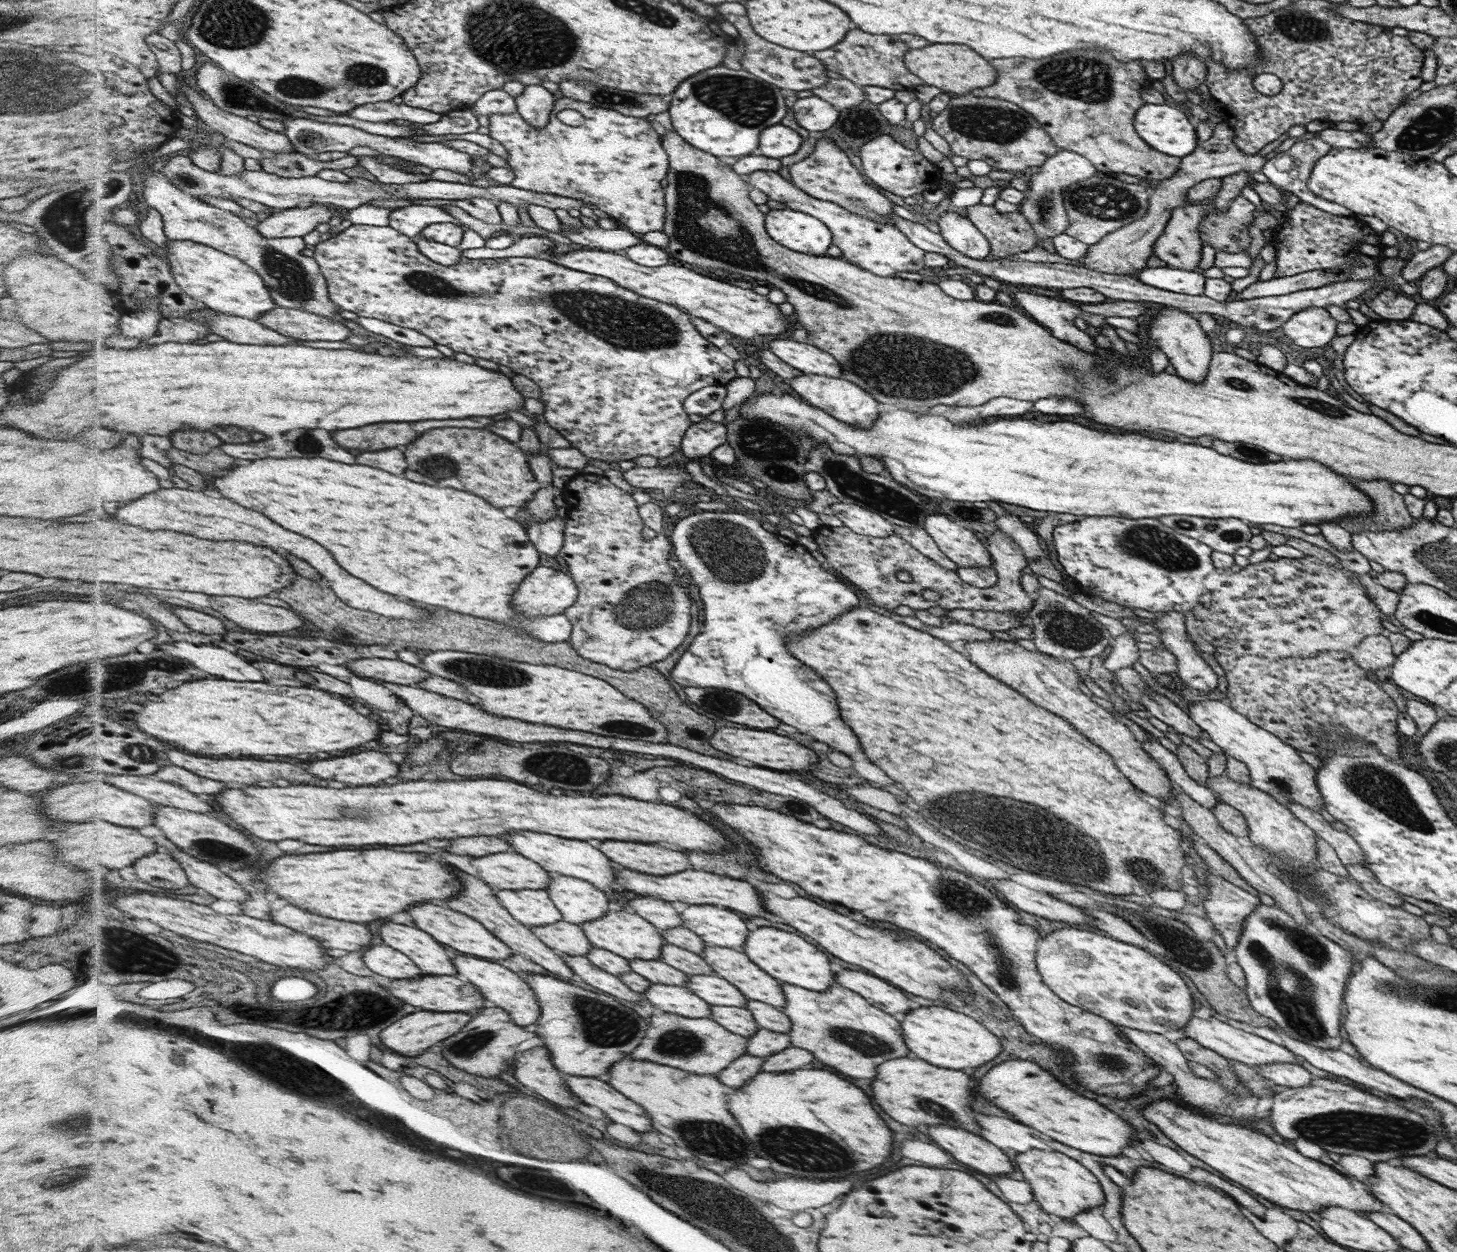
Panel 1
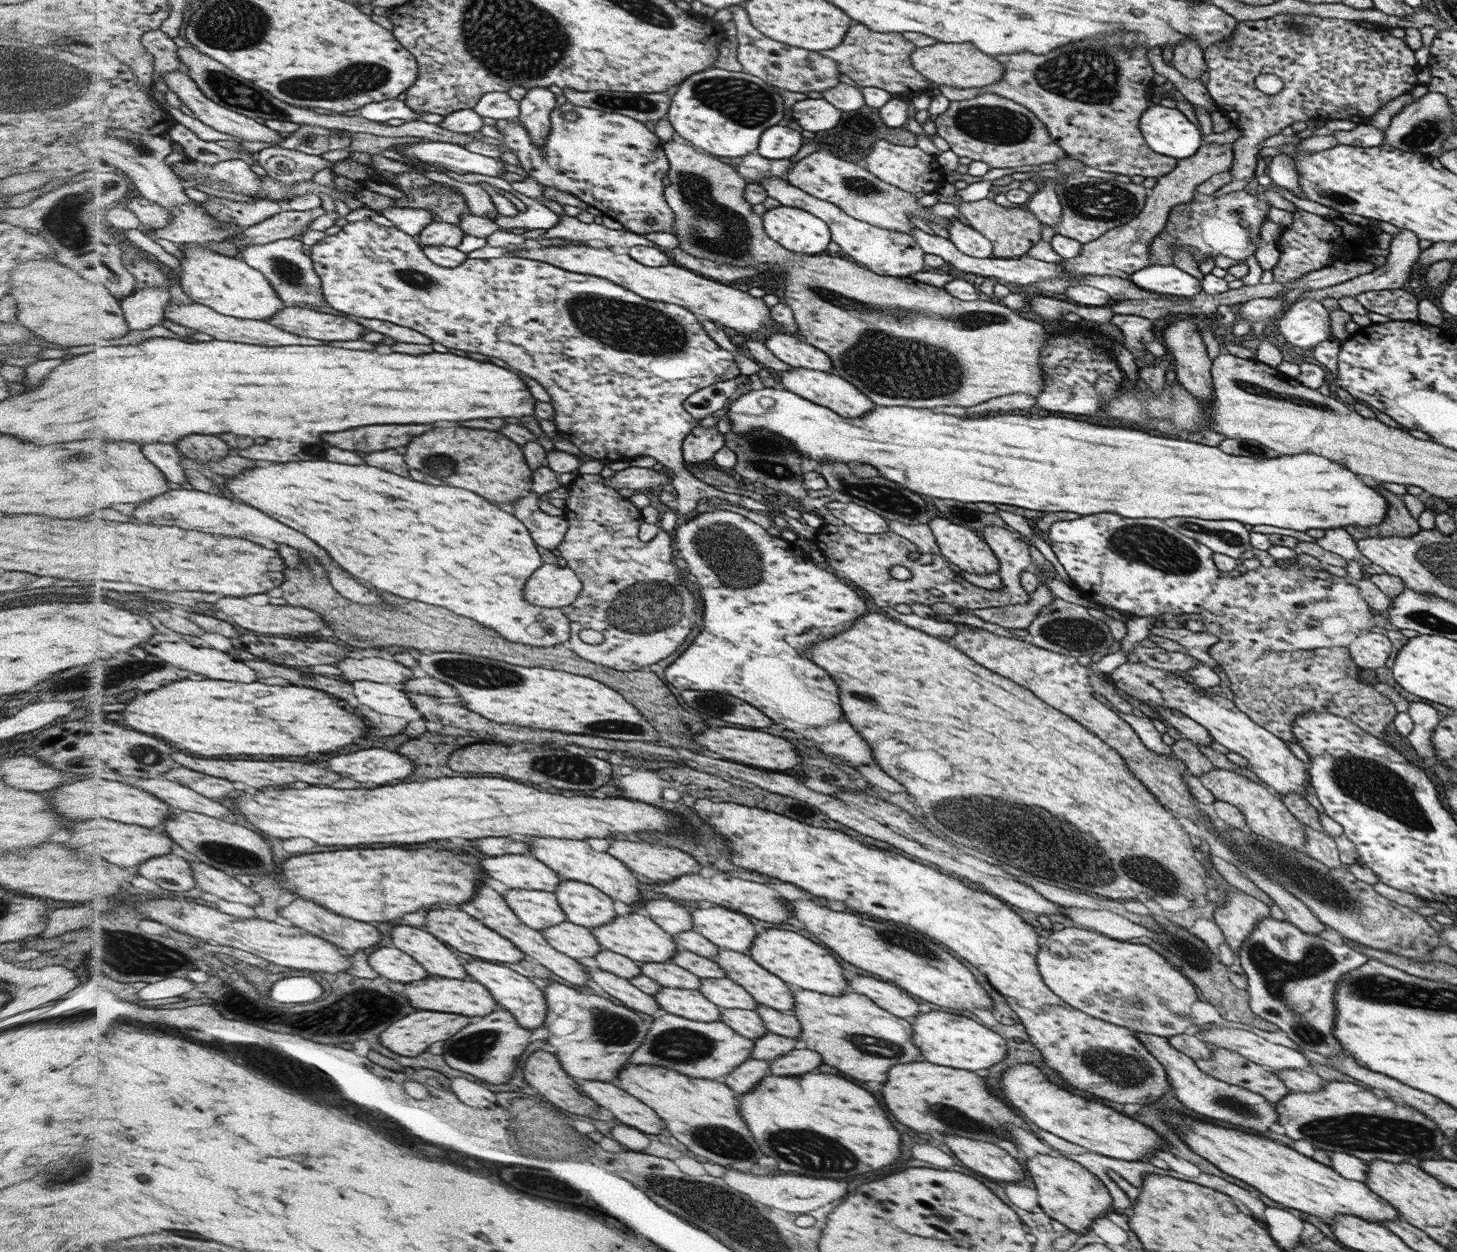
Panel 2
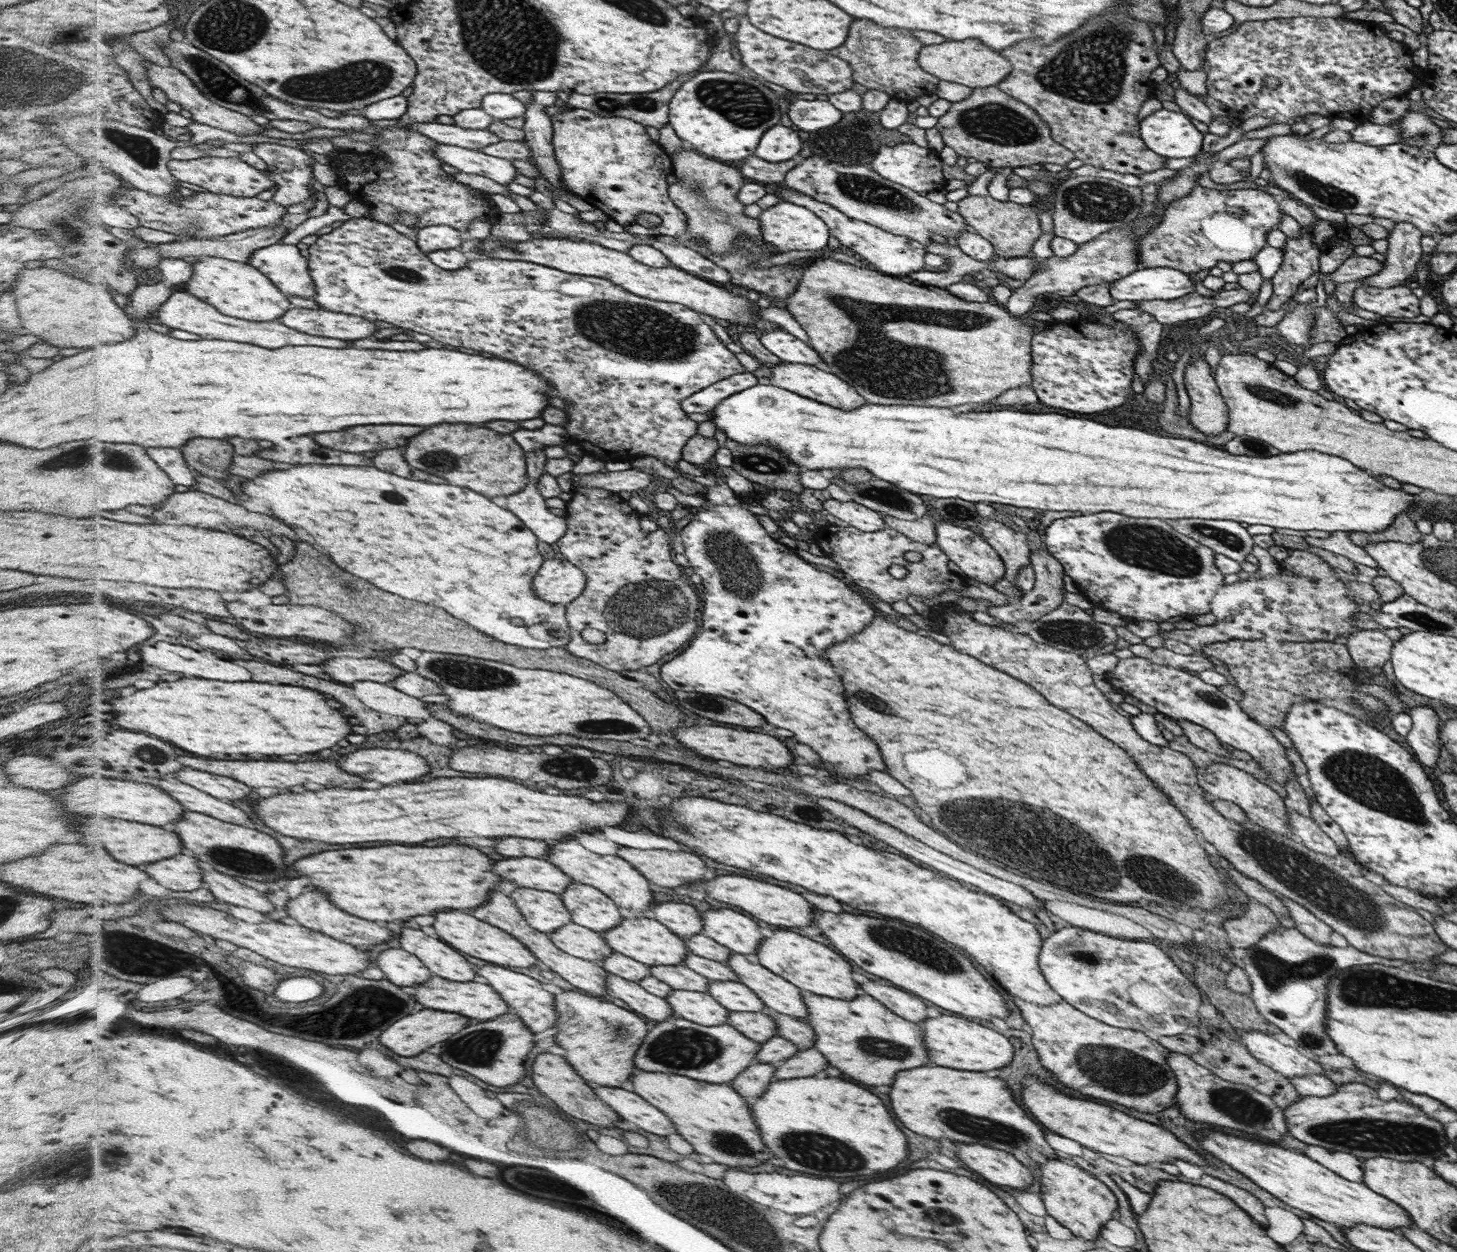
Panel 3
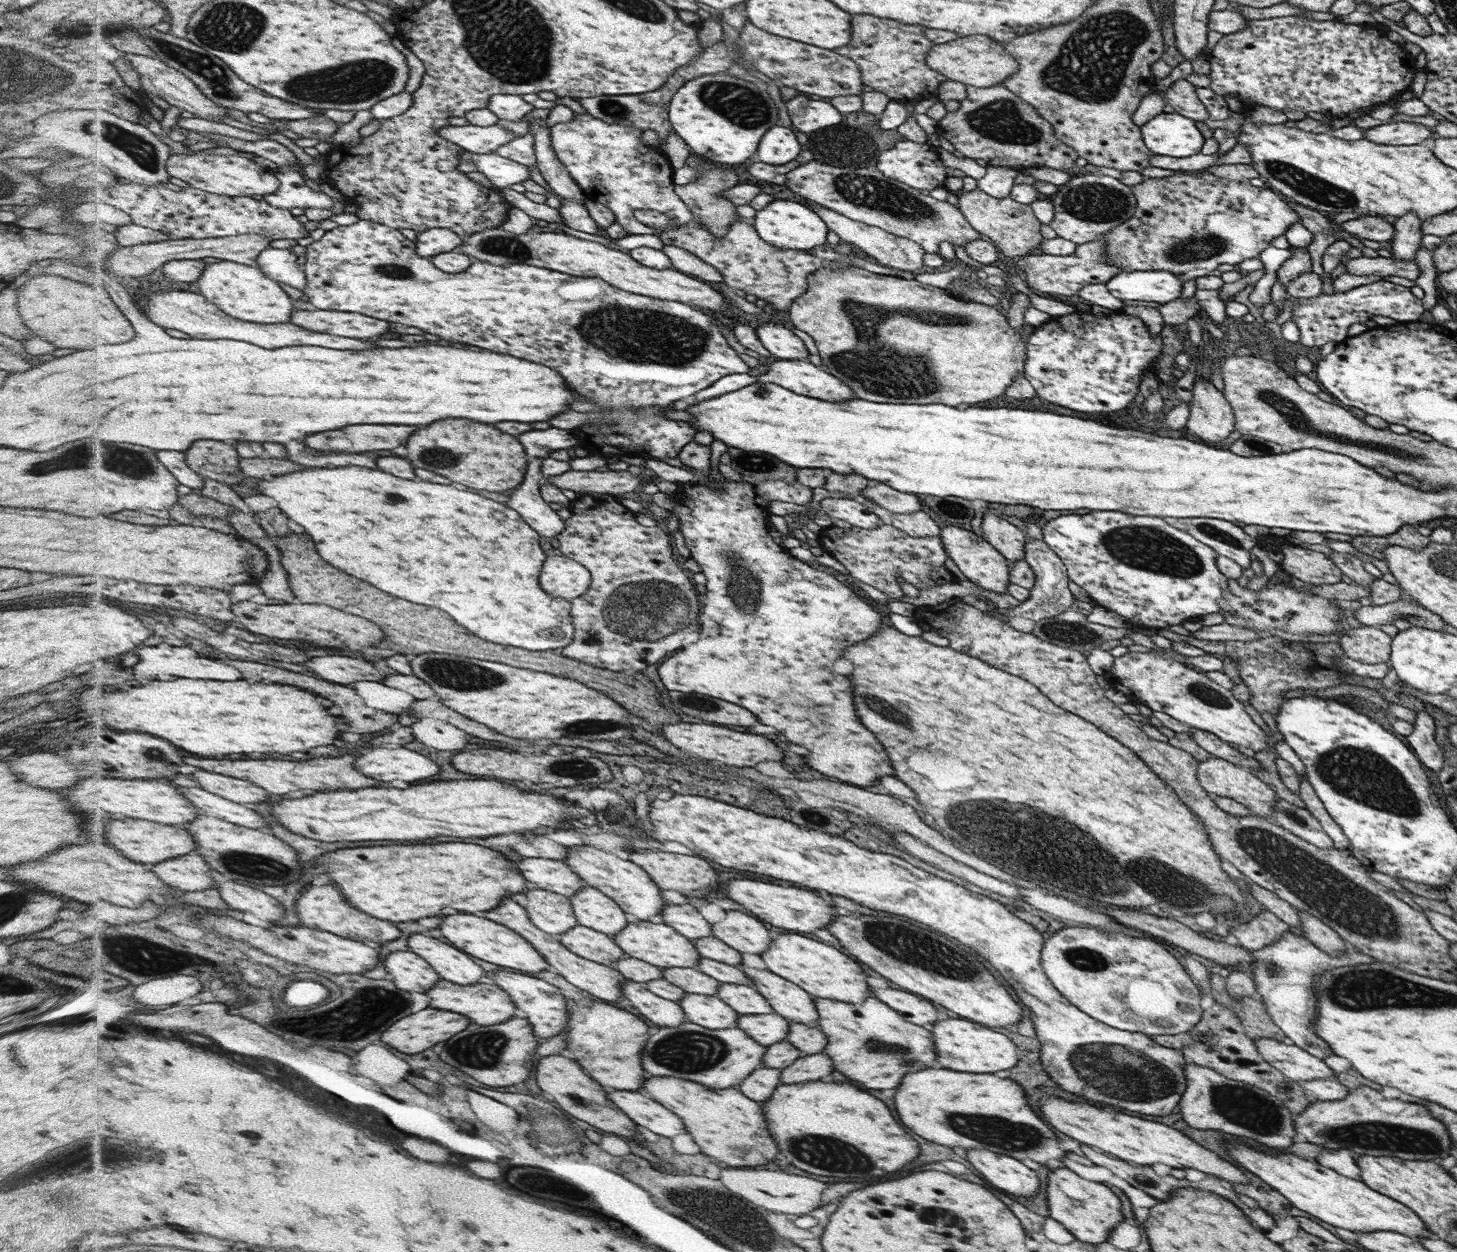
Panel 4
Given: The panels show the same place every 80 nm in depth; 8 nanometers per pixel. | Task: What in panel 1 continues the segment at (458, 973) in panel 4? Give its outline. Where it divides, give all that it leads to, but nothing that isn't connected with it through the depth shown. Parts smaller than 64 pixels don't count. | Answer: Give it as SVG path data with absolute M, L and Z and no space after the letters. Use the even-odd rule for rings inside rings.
M388 921L380 926L382 944L402 952L411 958L424 975L448 975L458 973L458 967L450 962L448 952L427 931Z

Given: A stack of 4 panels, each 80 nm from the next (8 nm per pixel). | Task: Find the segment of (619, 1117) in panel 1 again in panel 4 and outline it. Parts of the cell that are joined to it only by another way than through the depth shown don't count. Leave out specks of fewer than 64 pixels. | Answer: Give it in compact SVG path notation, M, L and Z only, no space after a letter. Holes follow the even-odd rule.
M610 1090L608 1098L635 1124L647 1128L654 1134L672 1138L687 1132L679 1115L672 1114L671 1110L666 1110L658 1102L646 1098L644 1094L628 1090Z

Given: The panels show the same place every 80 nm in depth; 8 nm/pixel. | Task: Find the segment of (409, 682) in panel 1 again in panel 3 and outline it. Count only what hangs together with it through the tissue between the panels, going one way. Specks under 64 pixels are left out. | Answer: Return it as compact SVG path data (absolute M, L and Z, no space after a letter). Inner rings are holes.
M334 657L327 662L323 662L334 680L342 684L352 684L358 681L372 681L382 684L391 683L405 673L405 670L395 667L389 660L379 657L354 658L354 657Z

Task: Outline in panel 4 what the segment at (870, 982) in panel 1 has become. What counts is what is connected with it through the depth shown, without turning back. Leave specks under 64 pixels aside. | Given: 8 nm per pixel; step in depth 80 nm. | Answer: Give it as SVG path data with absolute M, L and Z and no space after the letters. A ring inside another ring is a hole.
M890 985L888 988L872 989L873 996L880 999L880 1002L887 1003L892 1010L898 1011L908 1022L930 1027L938 1018L936 1007L933 1002L917 994L909 993L903 989Z

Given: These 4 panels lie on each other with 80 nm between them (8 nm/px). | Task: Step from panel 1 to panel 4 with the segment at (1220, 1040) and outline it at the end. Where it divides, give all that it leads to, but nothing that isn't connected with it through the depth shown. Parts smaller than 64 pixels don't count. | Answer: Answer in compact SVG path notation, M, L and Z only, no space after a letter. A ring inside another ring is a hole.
M1264 1037L1254 1041L1260 1056L1292 1080L1300 1082L1336 1078L1336 1072L1324 1063L1324 1059L1312 1056L1299 1046L1286 1045L1282 1041Z

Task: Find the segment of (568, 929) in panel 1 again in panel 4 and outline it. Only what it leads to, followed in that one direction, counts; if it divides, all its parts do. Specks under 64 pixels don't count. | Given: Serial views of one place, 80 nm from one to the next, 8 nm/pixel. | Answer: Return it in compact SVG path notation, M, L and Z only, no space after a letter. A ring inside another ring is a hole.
M580 924L559 935L559 940L576 955L600 964L610 965L627 957L612 936Z

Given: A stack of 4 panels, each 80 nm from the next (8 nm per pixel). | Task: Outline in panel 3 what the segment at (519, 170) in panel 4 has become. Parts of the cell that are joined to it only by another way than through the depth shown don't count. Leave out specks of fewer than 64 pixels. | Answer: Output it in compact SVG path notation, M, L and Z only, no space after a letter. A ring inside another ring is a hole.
M440 145L435 150L436 157L443 159L448 166L454 166L458 172L466 174L480 174L491 178L498 184L508 186L512 184L516 174L516 167L512 161L504 158L496 158L484 154L479 150L470 150L459 146Z

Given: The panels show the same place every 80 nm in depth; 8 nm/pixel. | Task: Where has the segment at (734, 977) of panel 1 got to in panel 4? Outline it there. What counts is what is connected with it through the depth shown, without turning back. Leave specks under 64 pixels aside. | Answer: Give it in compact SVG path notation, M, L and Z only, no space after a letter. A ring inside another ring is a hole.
M741 964L753 986L768 1002L776 1014L789 1022L819 1026L819 1011L815 1007L814 998L803 987L774 972L760 970Z

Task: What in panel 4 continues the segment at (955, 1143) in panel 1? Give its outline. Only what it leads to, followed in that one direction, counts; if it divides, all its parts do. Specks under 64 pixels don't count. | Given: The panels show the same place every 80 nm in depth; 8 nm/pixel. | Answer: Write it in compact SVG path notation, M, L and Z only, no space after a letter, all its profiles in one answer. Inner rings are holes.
M970 1149L966 1154L968 1162L996 1188L1006 1194L1032 1199L1040 1188L1040 1178L1020 1160L1005 1154L994 1154L990 1150Z

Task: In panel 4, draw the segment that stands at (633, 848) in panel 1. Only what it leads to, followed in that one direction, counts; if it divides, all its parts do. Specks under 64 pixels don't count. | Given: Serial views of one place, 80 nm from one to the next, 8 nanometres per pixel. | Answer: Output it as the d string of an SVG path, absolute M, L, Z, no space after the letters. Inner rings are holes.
M640 849L639 852L629 851L628 860L643 867L662 891L674 890L690 897L693 891L703 890L705 893L704 896L706 896L714 895L714 892L722 886L722 882L718 882L718 876L716 876L717 870L714 870L714 868L712 868L706 860L702 860L700 856Z

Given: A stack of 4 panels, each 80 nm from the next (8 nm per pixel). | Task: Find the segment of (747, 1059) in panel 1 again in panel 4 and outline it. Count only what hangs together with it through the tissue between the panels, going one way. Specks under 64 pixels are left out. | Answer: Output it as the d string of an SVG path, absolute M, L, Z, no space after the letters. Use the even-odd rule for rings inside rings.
M758 1067L753 1070L738 1085L740 1090L744 1090L744 1094L748 1098L755 1099L756 1102L767 1101L773 1095L774 1089L780 1082L780 1069Z

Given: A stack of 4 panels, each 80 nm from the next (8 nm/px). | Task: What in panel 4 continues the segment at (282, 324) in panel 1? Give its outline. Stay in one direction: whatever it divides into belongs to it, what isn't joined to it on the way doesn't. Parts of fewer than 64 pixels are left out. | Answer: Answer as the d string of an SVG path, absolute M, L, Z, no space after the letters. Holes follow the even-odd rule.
M300 310L293 312L291 322L316 332L327 332L344 338L372 338L390 330L390 322L339 310Z

